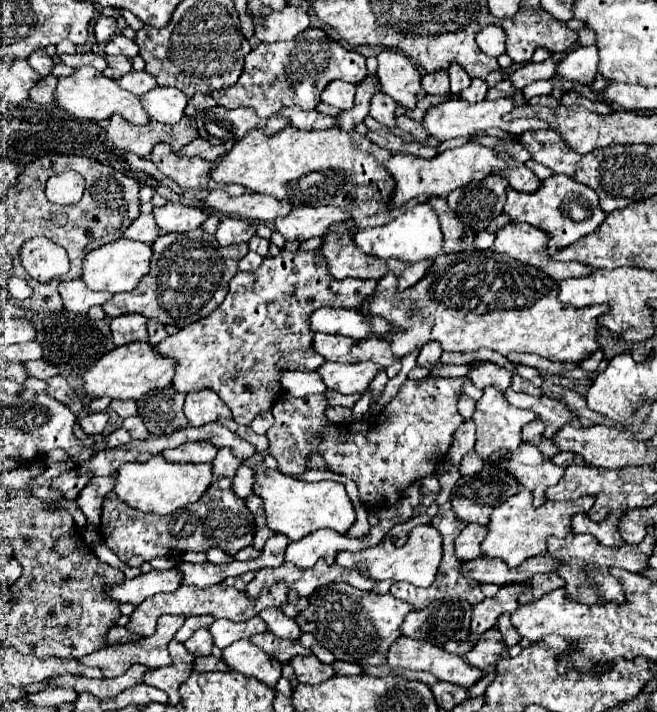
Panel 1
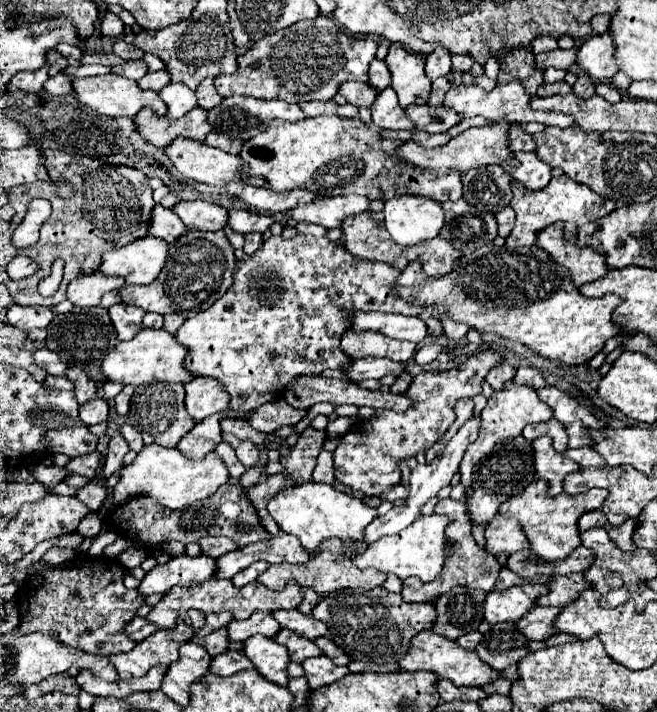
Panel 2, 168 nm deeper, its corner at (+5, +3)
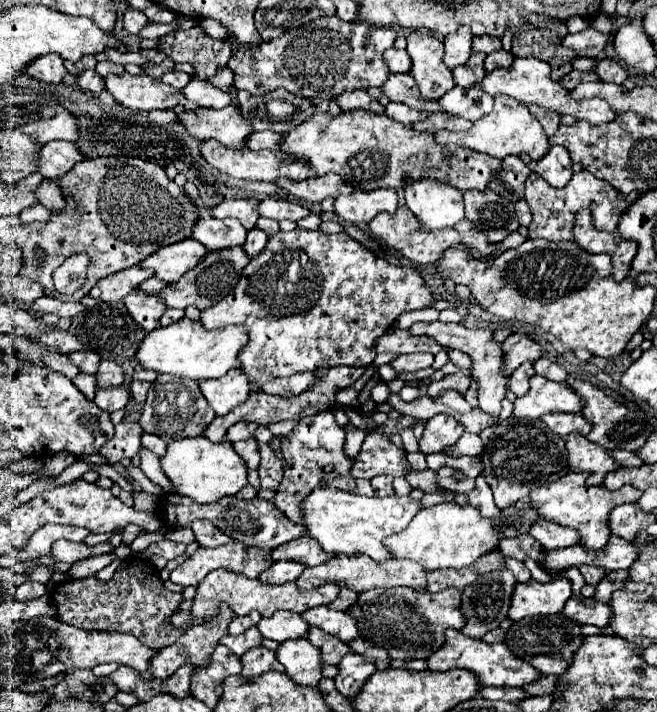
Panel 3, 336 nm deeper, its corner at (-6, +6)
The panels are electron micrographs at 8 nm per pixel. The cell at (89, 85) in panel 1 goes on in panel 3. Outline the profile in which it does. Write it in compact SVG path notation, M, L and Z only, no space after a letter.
M108 74L104 78L104 86L120 106L136 112L174 108L184 102L184 94L180 90L166 86L160 80L146 74Z

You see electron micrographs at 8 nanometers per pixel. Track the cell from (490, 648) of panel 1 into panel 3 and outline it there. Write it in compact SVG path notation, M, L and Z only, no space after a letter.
M554 614L554 616L532 616L512 624L506 630L504 644L512 650L514 656L532 664L540 674L560 676L568 668L572 654L580 648L582 638L584 636L580 632L580 624L564 618L562 614Z

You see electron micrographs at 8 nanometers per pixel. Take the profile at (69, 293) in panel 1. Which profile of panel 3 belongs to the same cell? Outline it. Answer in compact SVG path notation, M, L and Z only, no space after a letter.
M126 268L124 272L116 272L116 276L106 276L92 288L90 296L102 302L116 302L128 296L140 282L152 278L152 270L142 270L142 268Z

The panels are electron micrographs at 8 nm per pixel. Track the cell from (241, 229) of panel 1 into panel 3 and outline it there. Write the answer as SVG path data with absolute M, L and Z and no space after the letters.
M266 198L258 202L258 214L264 218L272 220L300 220L310 214L306 206L300 206L298 202L292 200L282 200L282 198Z

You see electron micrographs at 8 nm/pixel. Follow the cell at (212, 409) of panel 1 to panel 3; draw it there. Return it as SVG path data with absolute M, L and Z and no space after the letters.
M230 370L218 380L202 380L200 390L208 400L208 406L218 414L224 416L238 404L242 404L250 394L250 384L242 370Z

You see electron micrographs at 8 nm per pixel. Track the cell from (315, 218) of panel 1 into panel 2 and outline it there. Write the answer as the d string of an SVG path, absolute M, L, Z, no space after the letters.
M343 195L343 197L321 197L317 201L305 203L291 211L295 221L309 221L323 225L327 229L341 227L343 219L369 209L369 199L361 195Z

